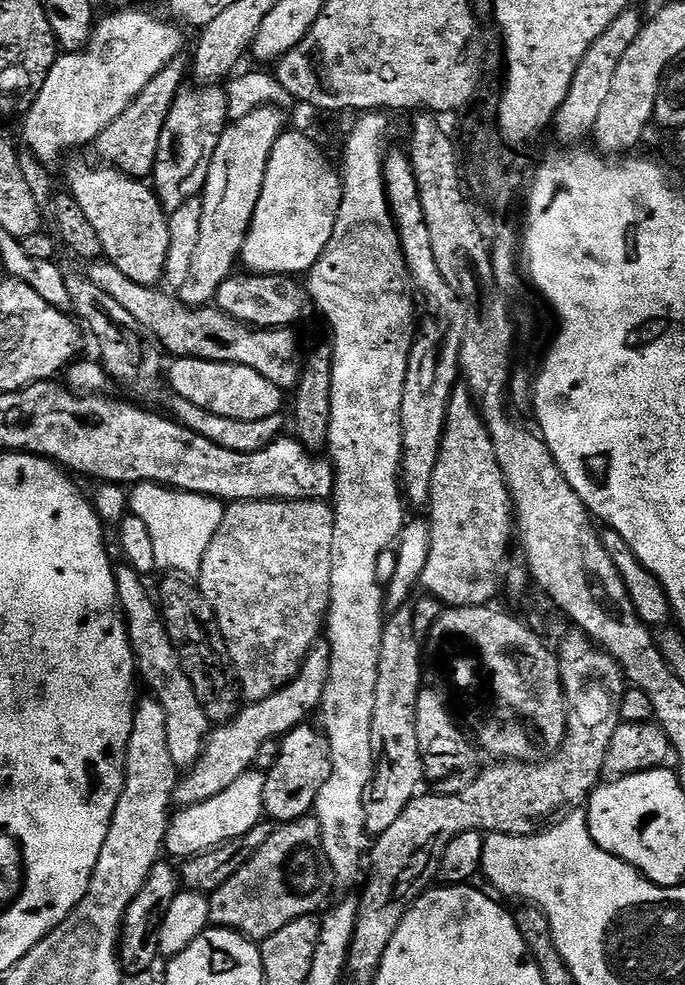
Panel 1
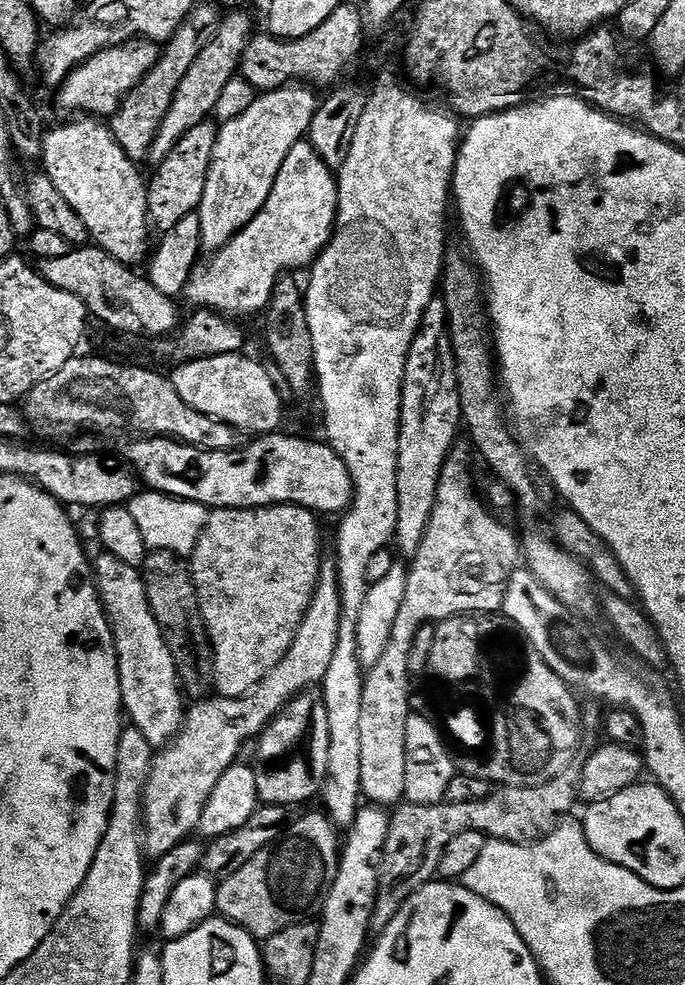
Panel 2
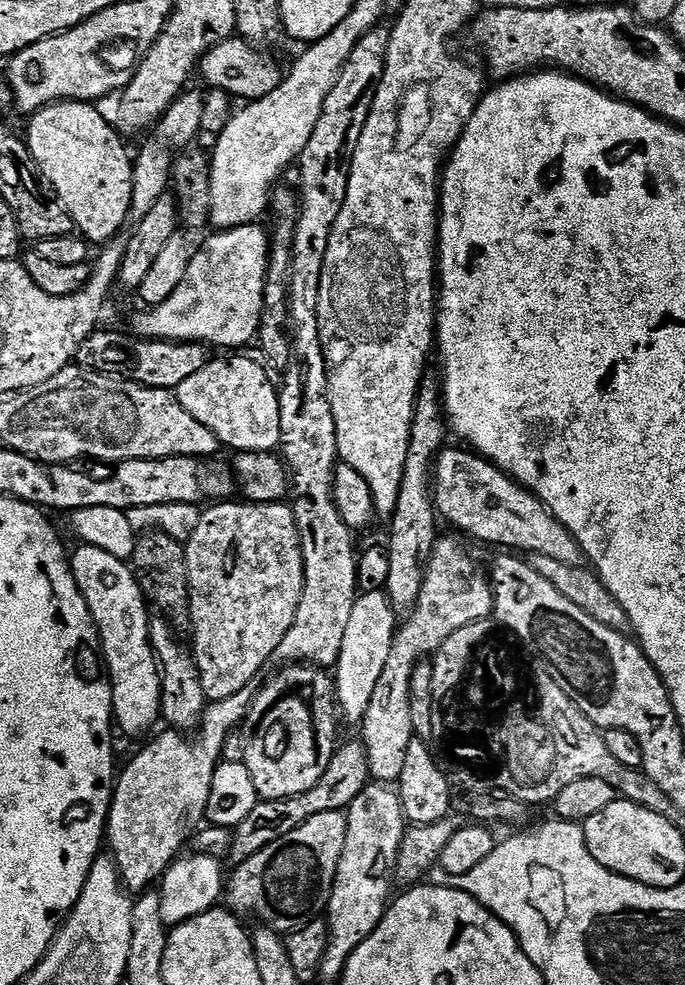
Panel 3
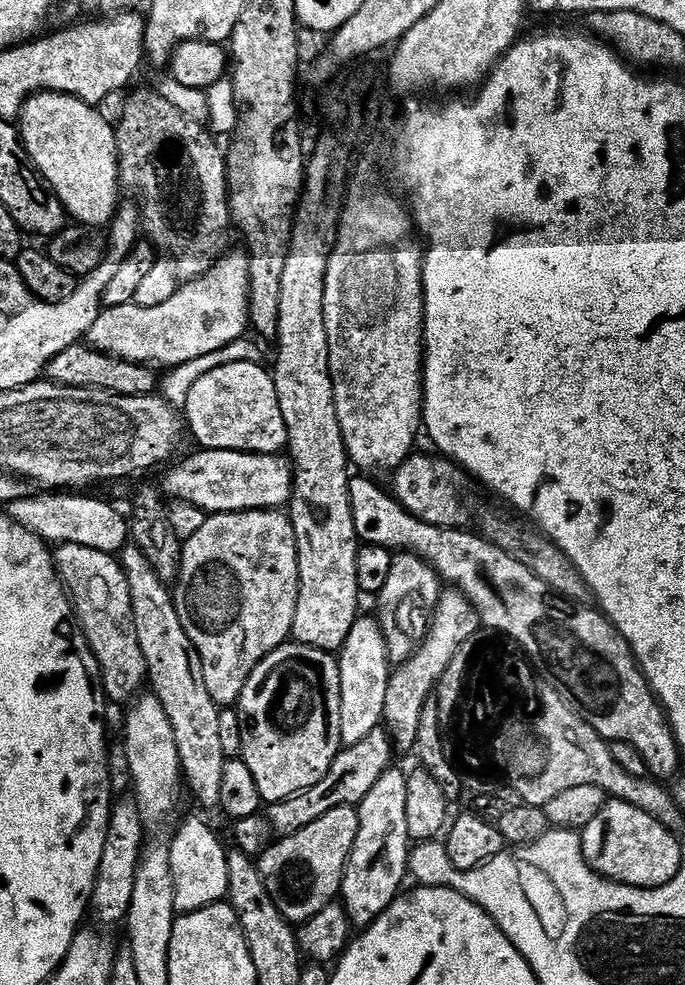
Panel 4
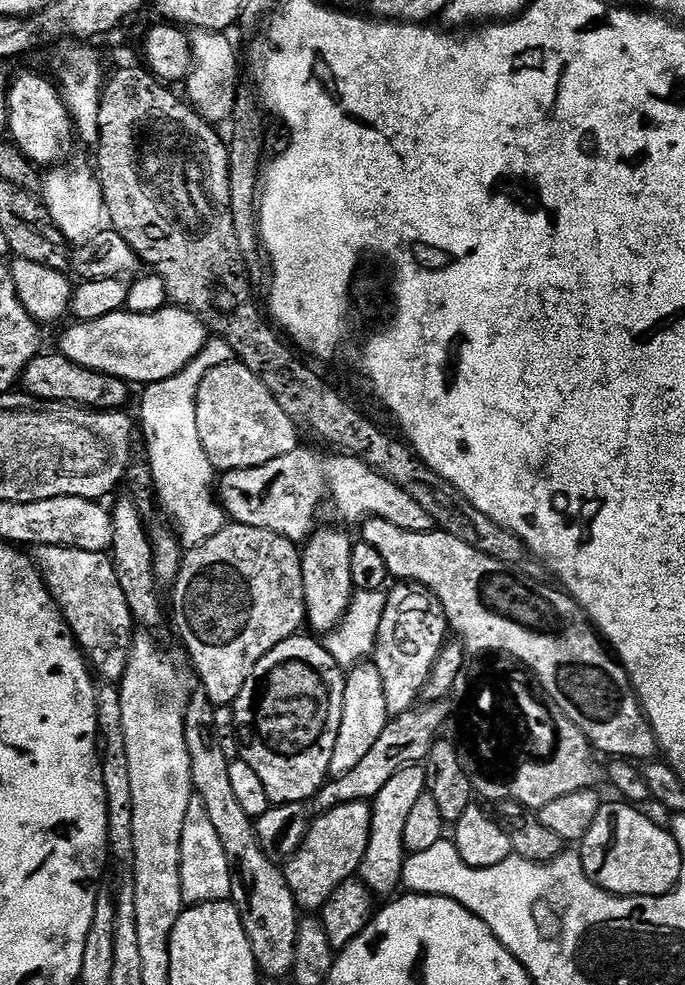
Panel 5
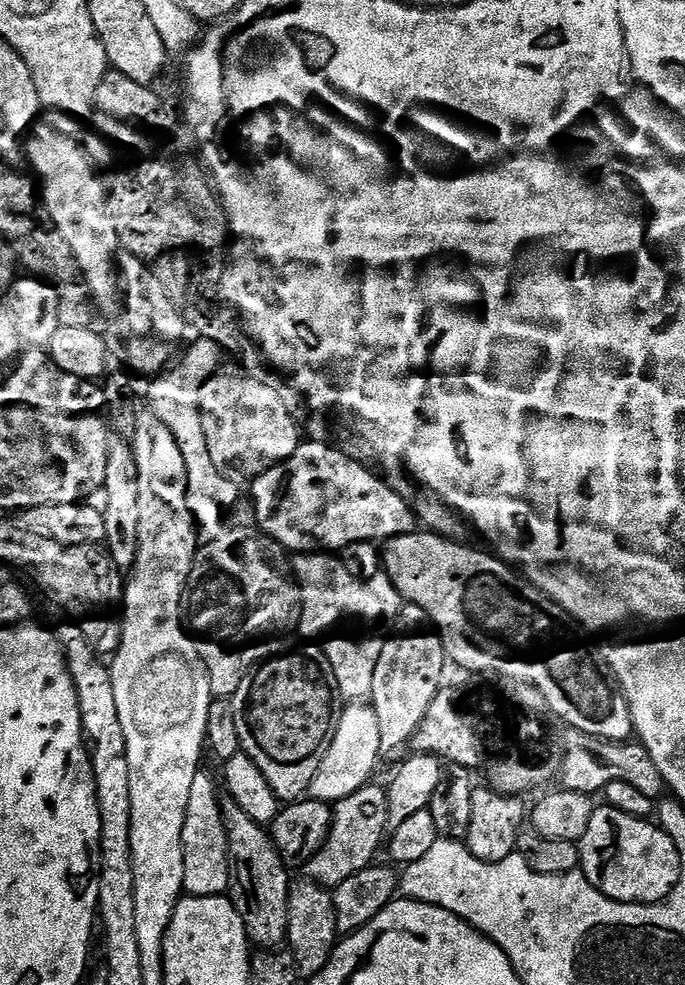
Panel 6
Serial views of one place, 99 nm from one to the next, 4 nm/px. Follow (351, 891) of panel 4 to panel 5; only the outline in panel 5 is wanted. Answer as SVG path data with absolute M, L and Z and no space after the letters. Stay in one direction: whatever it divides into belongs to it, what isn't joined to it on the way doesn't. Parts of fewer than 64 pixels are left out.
M413 766L398 770L382 790L378 790L372 805L372 825L370 826L370 842L366 846L366 854L360 863L358 873L359 880L372 891L373 897L391 897L397 887L402 884L404 875L404 861L406 853L402 834L406 830L406 817L410 810L414 810L414 805L418 803L418 798L426 795L426 772L423 767Z

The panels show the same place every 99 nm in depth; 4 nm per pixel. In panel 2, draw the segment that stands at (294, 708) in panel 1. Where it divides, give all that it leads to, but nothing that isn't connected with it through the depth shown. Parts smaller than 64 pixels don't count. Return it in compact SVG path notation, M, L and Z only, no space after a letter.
M321 567L314 598L282 662L278 662L278 666L274 666L274 670L270 670L270 674L266 674L266 678L244 696L217 695L216 700L200 698L193 703L196 704L193 708L191 705L187 709L180 733L167 748L159 749L153 755L150 778L144 787L142 839L149 857L170 854L174 846L189 839L200 827L202 810L206 810L214 786L218 786L222 774L237 763L243 744L255 741L295 696L323 685L326 670L330 670L338 646L341 614L342 598L336 569Z

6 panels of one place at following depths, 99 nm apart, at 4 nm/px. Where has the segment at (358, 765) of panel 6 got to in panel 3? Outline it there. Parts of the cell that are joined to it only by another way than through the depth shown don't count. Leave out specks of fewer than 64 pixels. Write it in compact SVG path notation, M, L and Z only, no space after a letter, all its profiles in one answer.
M387 591L365 592L357 595L354 610L350 610L350 622L346 626L346 638L342 638L340 657L335 662L334 683L339 711L353 726L359 725L366 714L366 706L370 706L370 698L374 695L374 686L378 686L378 677L386 666L386 658L390 658L390 646L398 631L398 613L388 600Z

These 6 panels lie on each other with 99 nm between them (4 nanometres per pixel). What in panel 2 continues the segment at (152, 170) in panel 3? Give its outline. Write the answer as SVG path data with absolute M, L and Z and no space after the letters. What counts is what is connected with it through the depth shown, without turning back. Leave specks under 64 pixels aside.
M244 10L229 11L221 19L214 42L210 42L210 45L206 46L205 50L202 50L196 57L193 65L186 72L186 77L182 78L178 90L175 91L174 102L171 103L166 118L160 123L159 134L151 144L148 155L149 162L152 162L151 165L160 165L185 134L194 126L205 123L215 113L222 91L228 82L235 79L239 71L241 56L253 32L252 20L244 13Z

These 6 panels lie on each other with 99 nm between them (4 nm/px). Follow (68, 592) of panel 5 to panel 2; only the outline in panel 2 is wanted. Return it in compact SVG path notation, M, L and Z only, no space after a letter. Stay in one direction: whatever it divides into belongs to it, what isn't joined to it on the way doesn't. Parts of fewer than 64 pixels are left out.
M100 554L94 560L94 579L114 634L118 678L127 719L128 716L132 719L129 720L131 727L140 731L152 749L167 748L184 724L186 696L174 658L170 658L170 646L166 646L166 638L162 638L162 630L158 630L158 618L154 618L154 610L150 610L141 569Z

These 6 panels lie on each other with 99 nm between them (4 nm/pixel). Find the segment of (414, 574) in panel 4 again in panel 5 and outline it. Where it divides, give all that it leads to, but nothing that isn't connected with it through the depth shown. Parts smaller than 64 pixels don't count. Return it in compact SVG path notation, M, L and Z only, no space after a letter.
M400 582L395 586L397 588L389 587L386 592L385 612L374 653L374 666L382 678L386 706L393 717L417 707L430 670L450 636L446 614L427 588L411 582Z

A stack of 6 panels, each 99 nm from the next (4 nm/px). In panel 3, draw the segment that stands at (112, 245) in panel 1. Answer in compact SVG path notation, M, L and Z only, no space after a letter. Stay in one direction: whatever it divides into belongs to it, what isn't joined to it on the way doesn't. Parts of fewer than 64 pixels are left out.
M61 100L55 104L47 104L45 108L39 108L37 112L31 113L28 124L28 136L26 135L26 143L30 154L34 158L34 162L39 166L40 173L44 175L53 192L56 193L58 199L62 202L64 209L70 214L75 231L83 236L85 240L93 245L103 246L121 231L120 226L126 221L129 221L132 205L132 166L134 163L133 157L124 149L125 141L122 139L121 133L115 127L108 125L108 120L99 112L97 105L92 102L81 102L79 100Z

